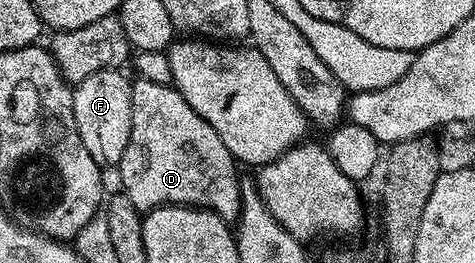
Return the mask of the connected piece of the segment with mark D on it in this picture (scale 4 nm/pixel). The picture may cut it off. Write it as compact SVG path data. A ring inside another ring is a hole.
M137 78L131 88L131 136L121 157L120 189L142 212L156 206L197 206L200 210L215 212L223 221L233 224L241 215L241 184L237 178L238 163L227 152L227 144L219 140L219 132L183 100L180 92L171 86L151 84L151 80Z

